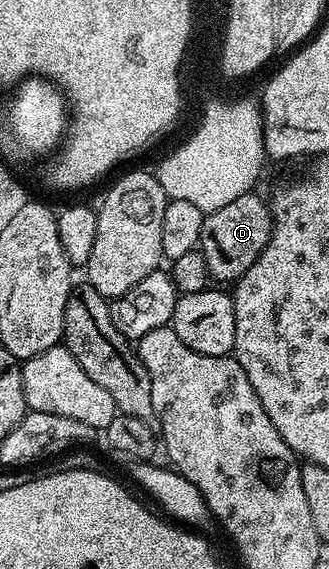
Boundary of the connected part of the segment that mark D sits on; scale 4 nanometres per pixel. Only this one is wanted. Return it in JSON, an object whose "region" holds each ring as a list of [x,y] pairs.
{"region":[[[257,192],[239,196],[239,200],[231,200],[231,204],[205,215],[199,249],[209,265],[210,279],[217,284],[236,283],[247,272],[247,268],[259,260],[267,248],[272,231],[273,212],[270,203],[266,199],[264,202]]]}

